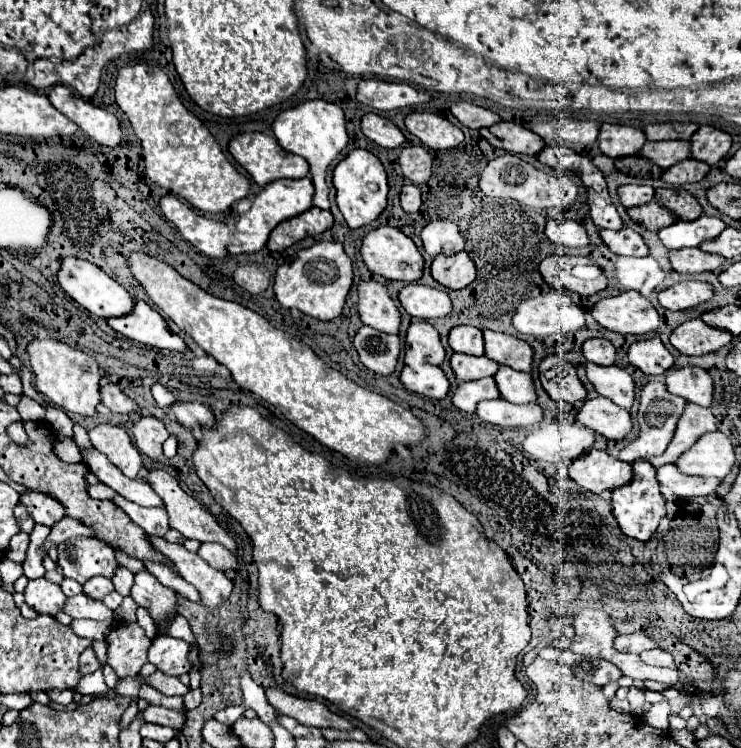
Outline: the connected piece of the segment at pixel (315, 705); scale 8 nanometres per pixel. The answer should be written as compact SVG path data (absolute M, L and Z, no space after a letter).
M268 689L266 697L274 707L278 707L278 711L282 715L294 717L302 725L318 727L318 729L330 727L330 729L340 729L340 731L352 731L354 729L354 725L348 719L332 713L326 705L322 705L314 699L294 697L294 695L288 695L280 689Z

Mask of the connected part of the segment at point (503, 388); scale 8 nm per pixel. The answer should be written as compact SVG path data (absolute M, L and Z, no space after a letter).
M500 367L494 375L494 381L500 391L500 397L508 403L524 405L524 403L536 401L534 383L528 373L518 373L510 367Z

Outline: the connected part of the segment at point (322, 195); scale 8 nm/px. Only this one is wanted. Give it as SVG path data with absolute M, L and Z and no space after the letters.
M322 99L306 101L294 109L288 109L276 117L272 123L274 137L278 145L294 155L300 155L308 161L310 165L310 179L314 183L314 205L320 209L330 209L328 201L328 185L326 185L326 171L332 159L346 147L348 143L348 133L346 133L346 121L344 113L338 105L326 103Z

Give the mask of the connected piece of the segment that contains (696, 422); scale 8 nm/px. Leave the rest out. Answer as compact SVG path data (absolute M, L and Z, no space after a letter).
M688 403L678 419L676 433L674 433L674 439L670 441L668 449L658 457L650 457L648 461L654 467L674 463L686 449L690 449L702 435L706 435L710 431L716 431L716 419L714 419L712 411L706 407Z

